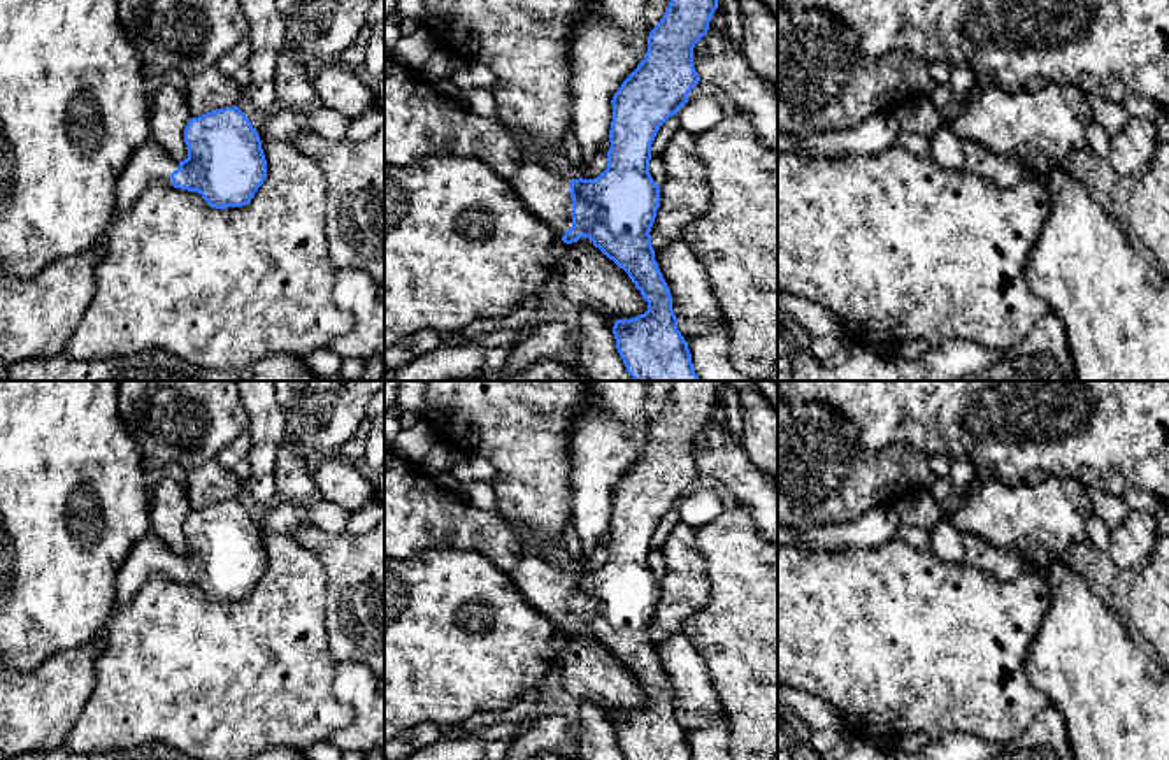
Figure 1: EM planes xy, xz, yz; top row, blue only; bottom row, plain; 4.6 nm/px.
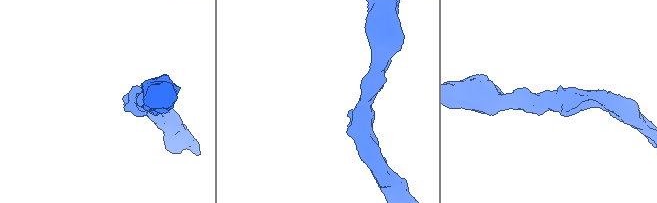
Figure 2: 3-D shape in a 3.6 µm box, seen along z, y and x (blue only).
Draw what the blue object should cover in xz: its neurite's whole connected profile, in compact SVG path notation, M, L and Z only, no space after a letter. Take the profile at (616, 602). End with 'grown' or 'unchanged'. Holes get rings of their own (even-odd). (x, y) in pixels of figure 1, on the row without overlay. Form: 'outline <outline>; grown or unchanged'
outline M672 381L671 395L663 411L649 425L648 444L637 462L621 476L614 486L613 514L609 523L611 541L607 560L595 572L563 572L548 565L541 556L525 551L513 527L493 511L483 511L467 504L462 497L441 488L416 463L400 458L391 446L384 444L384 558L405 560L427 548L472 549L486 556L495 567L506 572L523 599L542 613L565 637L588 630L609 653L623 662L642 692L648 704L630 713L616 713L613 727L616 742L625 760L693 760L688 735L678 723L678 711L672 702L671 683L655 653L651 639L651 620L660 600L660 579L649 567L651 537L660 520L688 495L690 484L700 470L693 460L693 441L707 427L709 414L718 402L718 388L725 381Z; grown

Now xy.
outline M237 498L191 511L184 521L184 535L188 551L183 555L170 551L151 532L130 549L116 576L116 609L128 604L151 576L197 584L211 600L226 602L249 597L267 570L260 528Z; grown

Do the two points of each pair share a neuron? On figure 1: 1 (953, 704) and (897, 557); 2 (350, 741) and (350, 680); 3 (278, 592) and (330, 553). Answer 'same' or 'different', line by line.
1: same
2: same
3: different

